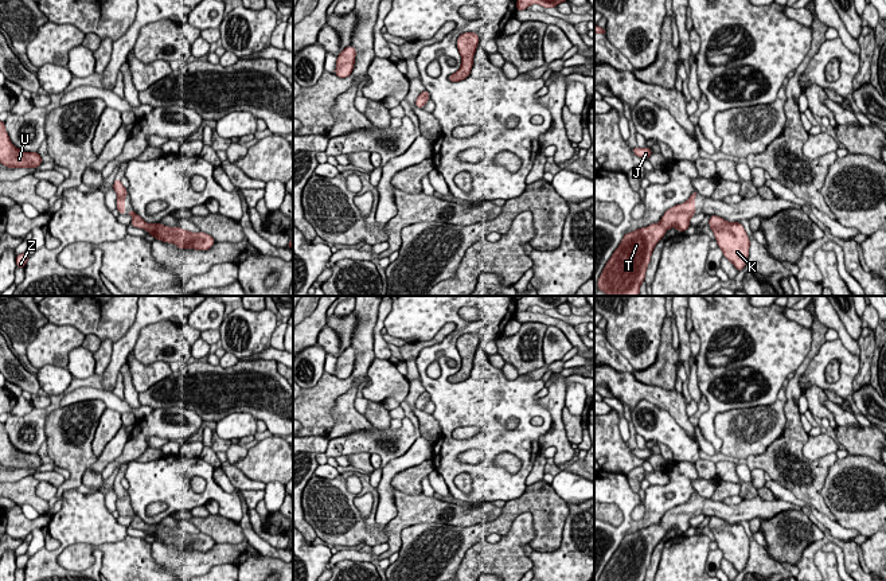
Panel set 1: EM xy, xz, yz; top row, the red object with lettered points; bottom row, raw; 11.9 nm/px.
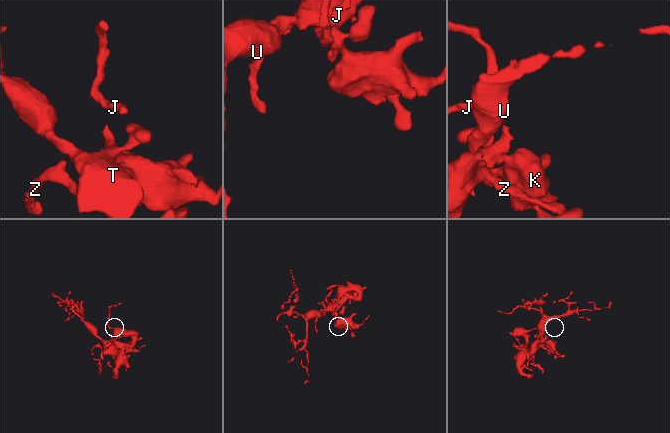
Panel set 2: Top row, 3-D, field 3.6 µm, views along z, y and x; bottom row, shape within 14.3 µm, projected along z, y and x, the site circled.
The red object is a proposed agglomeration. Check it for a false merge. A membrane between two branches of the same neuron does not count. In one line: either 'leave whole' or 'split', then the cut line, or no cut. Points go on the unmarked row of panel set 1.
leave whole | no cut

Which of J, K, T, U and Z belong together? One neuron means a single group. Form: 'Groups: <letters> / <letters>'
Groups: J K T U Z

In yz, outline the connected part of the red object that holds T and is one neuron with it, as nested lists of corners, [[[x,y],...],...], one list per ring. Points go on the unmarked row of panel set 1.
[[[695,491],[684,504],[668,510],[659,525],[627,534],[598,581],[644,581],[652,553],[666,533],[676,529],[683,534],[691,527],[696,496]]]

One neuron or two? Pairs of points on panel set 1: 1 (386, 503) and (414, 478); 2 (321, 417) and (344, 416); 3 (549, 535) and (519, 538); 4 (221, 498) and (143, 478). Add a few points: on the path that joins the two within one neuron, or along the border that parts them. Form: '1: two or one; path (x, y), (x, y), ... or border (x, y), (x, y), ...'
1: two; border (416, 466), (401, 470), (389, 484)
2: two; border (348, 389), (331, 410), (334, 427), (327, 433)
3: two; border (533, 515), (522, 513), (504, 535)
4: one; path (202, 498), (183, 498), (166, 480), (162, 480)

